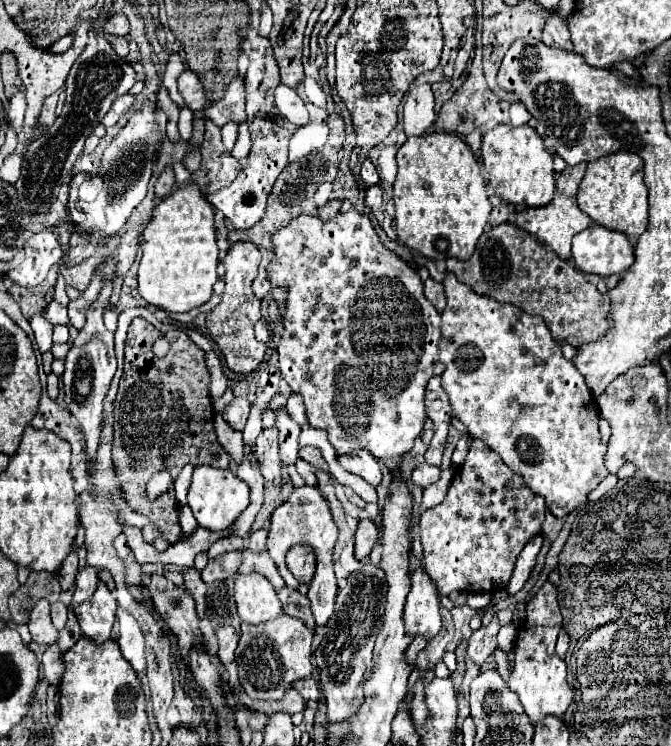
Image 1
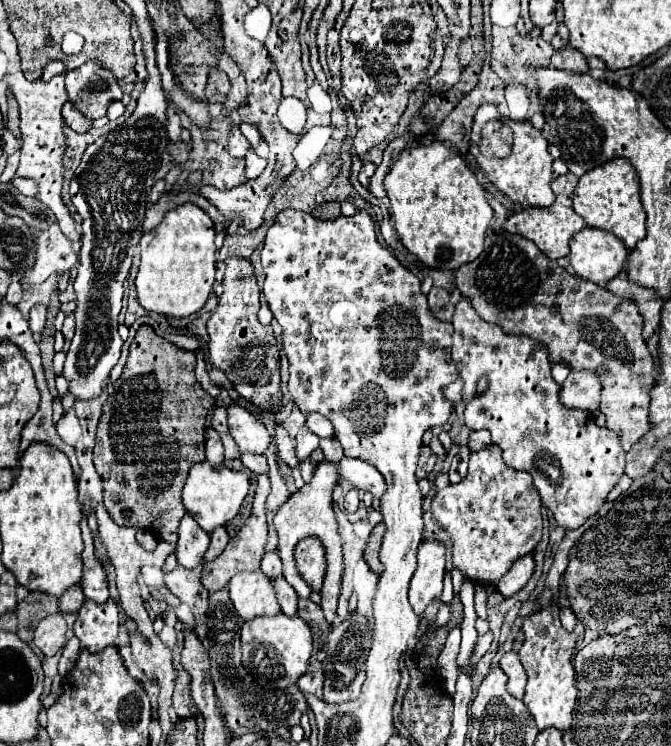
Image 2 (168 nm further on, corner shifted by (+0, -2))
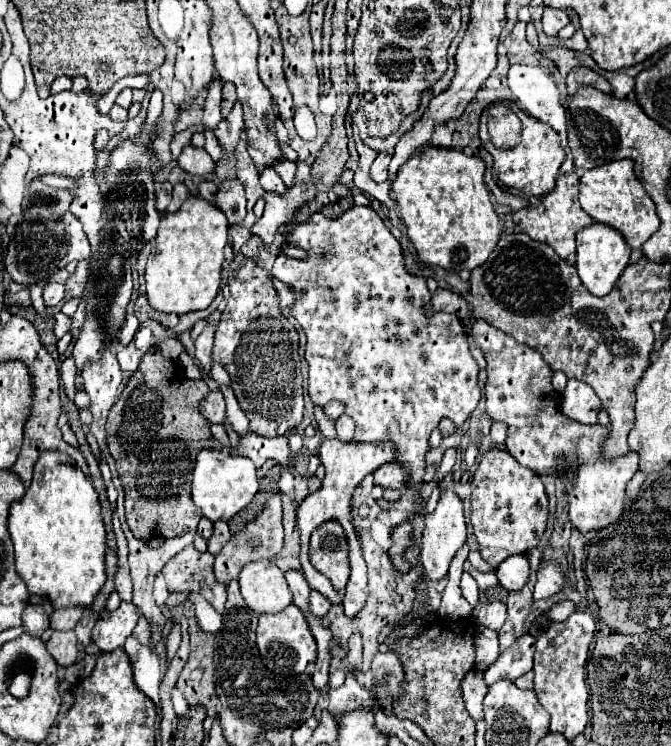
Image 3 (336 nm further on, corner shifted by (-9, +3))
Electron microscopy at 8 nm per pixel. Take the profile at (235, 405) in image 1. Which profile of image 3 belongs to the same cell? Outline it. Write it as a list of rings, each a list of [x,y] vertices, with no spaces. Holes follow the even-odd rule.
[[[219,390],[209,392],[201,404],[199,404],[199,412],[203,414],[203,418],[207,418],[213,424],[221,424],[225,420],[225,400],[223,394]]]

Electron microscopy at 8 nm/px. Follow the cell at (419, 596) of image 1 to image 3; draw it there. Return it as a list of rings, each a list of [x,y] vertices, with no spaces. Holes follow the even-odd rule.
[[[443,490],[437,508],[429,516],[425,516],[425,530],[421,538],[421,564],[425,566],[425,572],[431,580],[441,580],[447,574],[449,564],[455,552],[463,546],[465,538],[467,538],[467,526],[463,516],[463,502],[453,490]]]

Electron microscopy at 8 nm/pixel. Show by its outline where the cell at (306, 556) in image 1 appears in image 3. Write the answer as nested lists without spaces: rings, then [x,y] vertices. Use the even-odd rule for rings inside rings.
[[[325,522],[313,532],[309,556],[311,564],[331,580],[335,590],[343,590],[347,586],[351,572],[349,544],[339,522]]]

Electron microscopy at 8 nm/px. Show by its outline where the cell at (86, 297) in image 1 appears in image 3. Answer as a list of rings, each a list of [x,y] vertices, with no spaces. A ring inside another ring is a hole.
[[[57,312],[57,314],[55,314],[55,324],[53,324],[55,338],[61,338],[61,336],[63,336],[63,334],[69,330],[69,326],[71,326],[71,318],[67,318],[65,314]]]

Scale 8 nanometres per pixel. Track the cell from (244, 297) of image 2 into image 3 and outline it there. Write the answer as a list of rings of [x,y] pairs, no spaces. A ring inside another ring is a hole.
[[[235,254],[229,266],[229,298],[215,332],[213,358],[223,364],[231,378],[231,388],[239,400],[241,410],[249,418],[249,430],[259,436],[283,436],[297,428],[303,420],[303,376],[299,358],[299,334],[289,318],[283,316],[279,308],[279,296],[273,288],[273,278],[265,268],[259,268],[255,260]]]

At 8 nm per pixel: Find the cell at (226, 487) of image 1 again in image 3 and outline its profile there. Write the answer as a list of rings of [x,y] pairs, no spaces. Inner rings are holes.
[[[203,450],[199,452],[193,472],[193,502],[201,508],[201,514],[211,522],[229,520],[243,510],[259,490],[259,478],[255,464],[229,450]]]

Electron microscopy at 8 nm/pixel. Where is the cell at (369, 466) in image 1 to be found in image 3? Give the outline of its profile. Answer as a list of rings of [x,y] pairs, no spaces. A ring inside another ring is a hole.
[[[383,464],[379,466],[379,470],[373,472],[373,478],[375,478],[375,484],[383,488],[405,488],[409,474],[399,464]]]

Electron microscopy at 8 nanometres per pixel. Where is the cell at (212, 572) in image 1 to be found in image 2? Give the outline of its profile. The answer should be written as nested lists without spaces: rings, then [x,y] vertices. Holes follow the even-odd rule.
[[[258,473],[256,475],[256,495],[254,495],[254,505],[252,505],[252,517],[246,521],[246,525],[242,525],[242,529],[238,531],[236,537],[230,539],[226,551],[210,561],[204,563],[204,571],[202,571],[202,585],[208,591],[218,591],[222,587],[228,585],[228,581],[240,573],[240,571],[258,571],[260,569],[260,559],[264,555],[264,543],[266,543],[266,497],[270,493],[270,479],[266,473]]]

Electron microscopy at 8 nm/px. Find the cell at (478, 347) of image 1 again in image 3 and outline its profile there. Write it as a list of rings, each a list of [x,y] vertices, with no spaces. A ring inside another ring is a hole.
[[[475,320],[473,338],[487,360],[487,414],[493,420],[501,420],[509,426],[509,438],[505,442],[509,454],[519,464],[535,470],[537,474],[551,474],[555,470],[555,464],[559,464],[561,456],[565,456],[567,464],[579,460],[581,466],[575,474],[575,486],[567,486],[569,478],[559,476],[567,490],[571,524],[579,532],[589,532],[607,528],[609,524],[617,522],[627,502],[625,486],[639,470],[637,454],[627,452],[617,460],[601,458],[601,444],[607,434],[607,428],[599,424],[579,426],[563,418],[563,412],[559,408],[561,396],[551,386],[553,372],[547,362],[543,362],[537,350],[531,350],[527,344],[519,344],[515,338],[503,334],[501,330],[493,328],[483,320]]]

